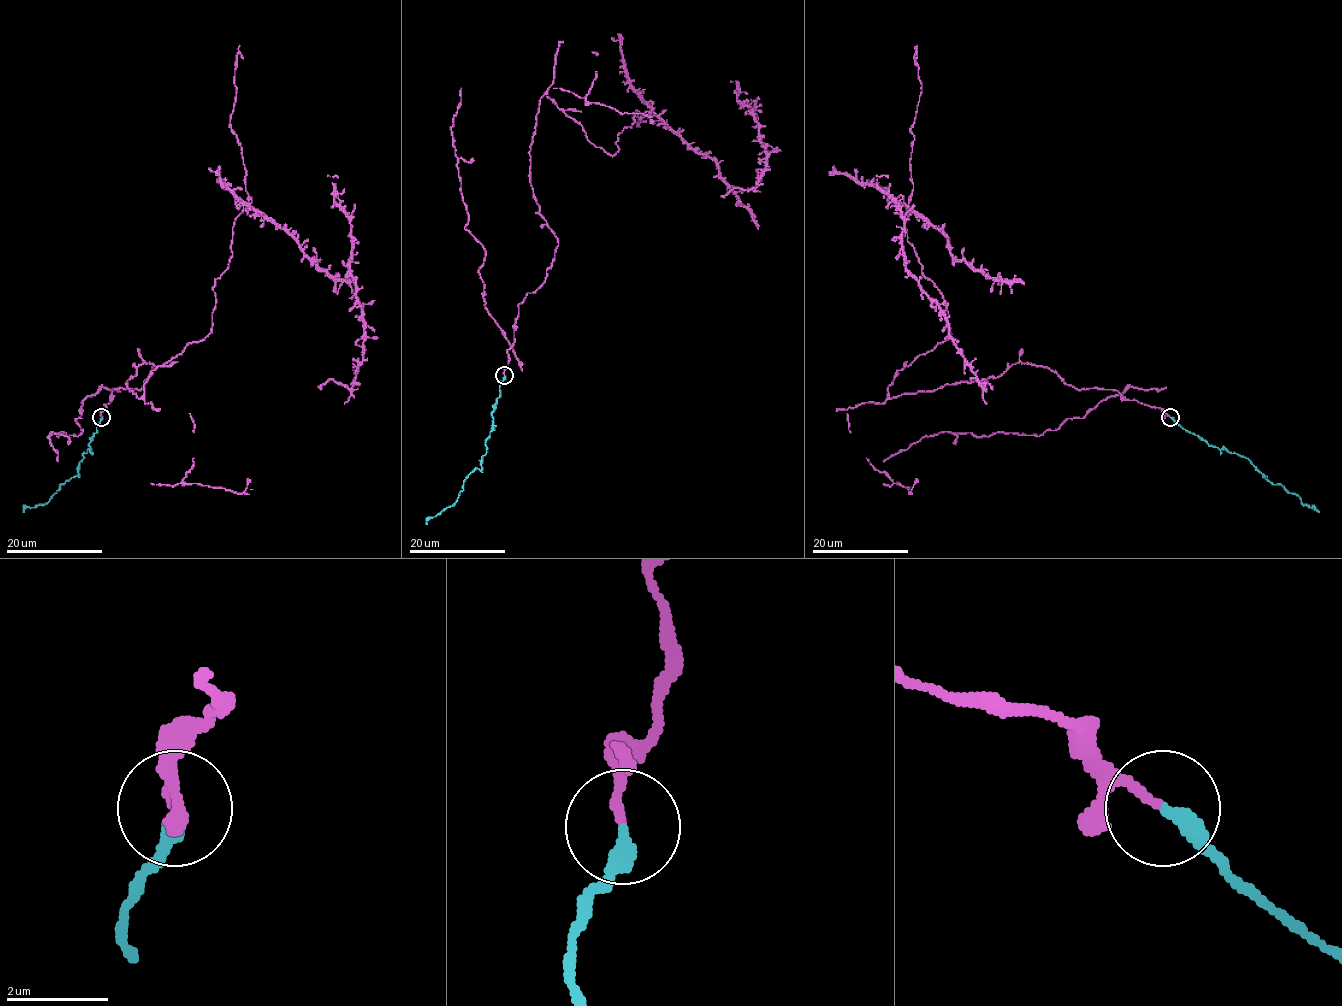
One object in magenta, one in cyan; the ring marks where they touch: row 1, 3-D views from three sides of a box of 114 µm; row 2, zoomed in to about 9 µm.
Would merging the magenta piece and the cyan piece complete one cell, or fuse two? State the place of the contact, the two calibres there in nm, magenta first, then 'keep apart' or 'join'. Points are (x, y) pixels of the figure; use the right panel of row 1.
place (1170, 417); calibres 160 and 320 nm; keep apart

